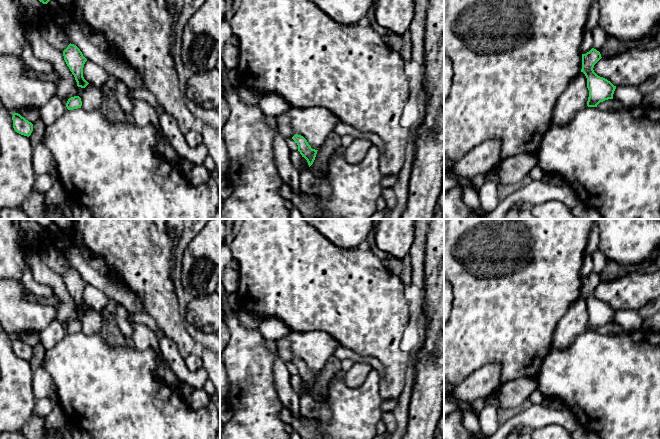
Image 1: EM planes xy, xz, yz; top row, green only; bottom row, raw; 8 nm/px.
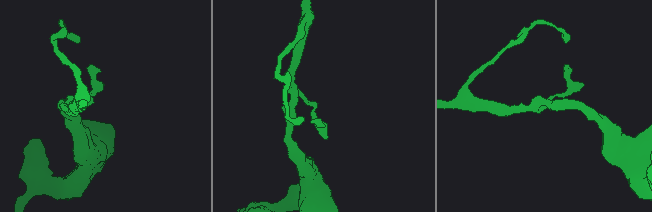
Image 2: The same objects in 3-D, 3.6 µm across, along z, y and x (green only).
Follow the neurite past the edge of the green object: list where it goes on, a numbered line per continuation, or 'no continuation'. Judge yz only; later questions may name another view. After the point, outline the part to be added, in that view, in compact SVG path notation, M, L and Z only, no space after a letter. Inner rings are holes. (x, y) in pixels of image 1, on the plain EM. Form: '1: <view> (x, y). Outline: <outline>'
no continuation

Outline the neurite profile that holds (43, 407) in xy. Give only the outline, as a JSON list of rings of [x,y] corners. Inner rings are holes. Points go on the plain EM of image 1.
[[[49,397],[37,399],[35,403],[33,414],[44,419],[42,426],[43,439],[63,439],[60,431],[46,432],[44,429],[46,417],[51,413],[53,406]]]

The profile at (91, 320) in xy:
[[[27,251],[25,258],[33,278],[38,283],[50,286],[59,298],[56,319],[64,324],[79,320],[81,332],[86,335],[99,334],[103,325],[100,311],[88,308],[85,312],[77,310],[74,299],[67,290],[63,276],[51,270],[40,258],[38,252]]]

